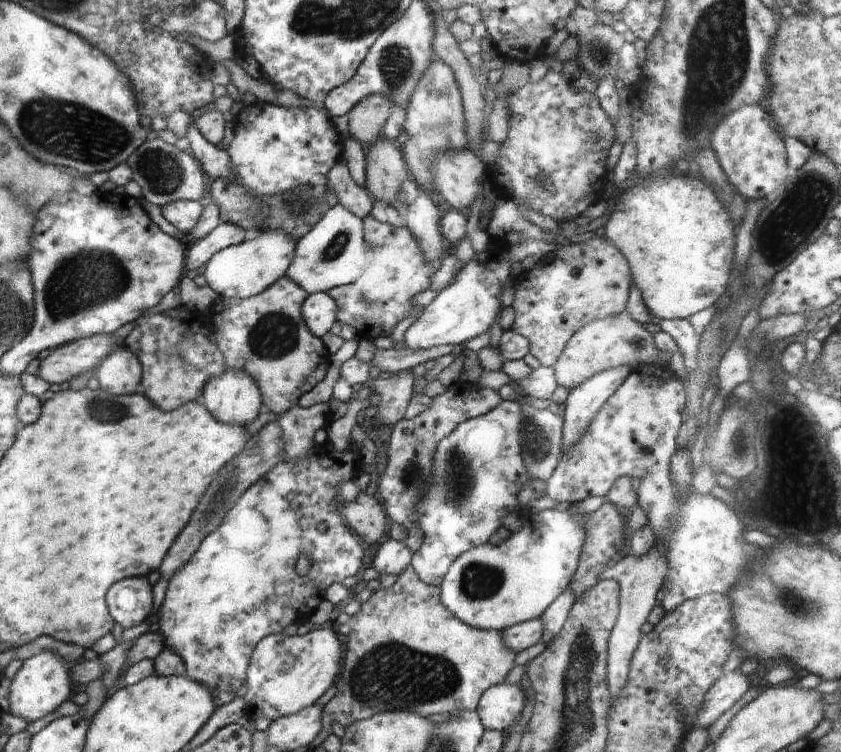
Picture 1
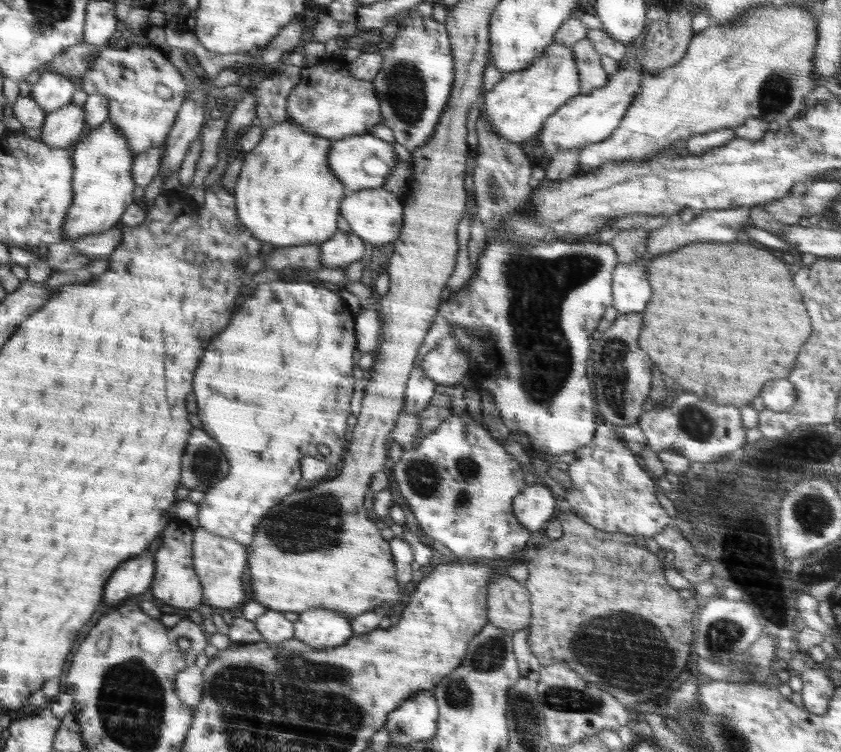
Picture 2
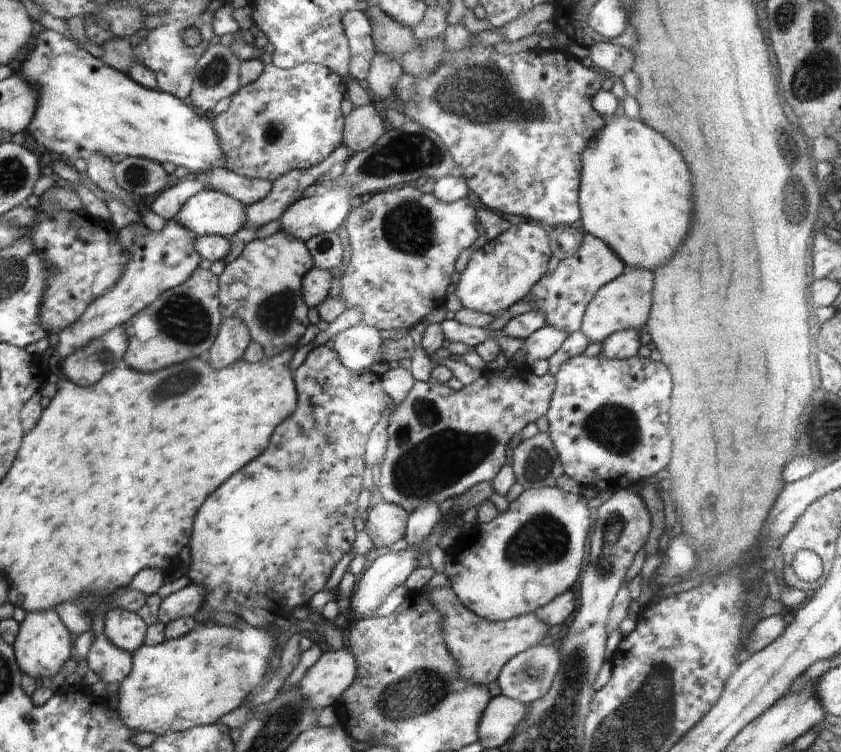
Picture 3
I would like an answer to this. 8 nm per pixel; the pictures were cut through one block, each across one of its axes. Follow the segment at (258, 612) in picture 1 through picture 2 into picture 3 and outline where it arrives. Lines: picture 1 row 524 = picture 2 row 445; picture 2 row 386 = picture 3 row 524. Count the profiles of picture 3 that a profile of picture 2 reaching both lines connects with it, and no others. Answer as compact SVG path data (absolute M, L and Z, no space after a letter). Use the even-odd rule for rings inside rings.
M328 344L311 348L304 362L294 372L293 379L297 394L295 409L274 430L268 448L258 458L254 458L254 462L246 464L242 470L232 474L214 494L210 494L210 498L206 498L206 502L200 506L200 510L195 516L192 538L190 538L188 546L191 552L190 567L186 576L189 578L190 584L200 585L205 589L205 600L201 610L208 614L209 619L204 621L204 624L212 624L210 619L220 612L236 616L255 609L266 609L272 612L290 610L292 612L295 608L309 608L311 598L325 588L334 566L338 564L342 556L353 551L357 536L354 520L357 516L357 500L362 489L362 476L365 471L365 446L378 418L380 418L380 412L386 410L388 406L392 406L392 398L381 388L380 376L369 369L351 371L344 367L337 352Z

